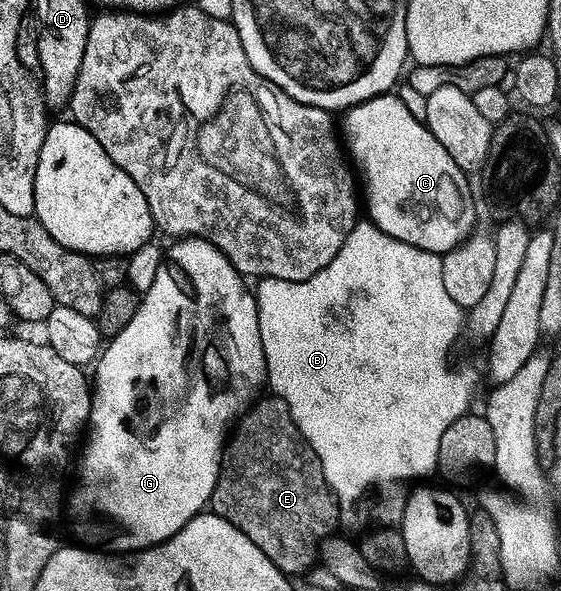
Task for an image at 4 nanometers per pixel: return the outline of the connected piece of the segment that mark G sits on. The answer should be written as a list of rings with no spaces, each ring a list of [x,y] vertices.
[[[198,236],[177,238],[170,244],[173,245],[164,253],[159,274],[155,274],[155,282],[151,282],[151,290],[147,290],[141,297],[141,305],[139,310],[135,310],[135,318],[131,318],[131,322],[127,322],[127,326],[123,326],[123,330],[119,330],[119,334],[102,347],[95,361],[97,377],[92,377],[91,380],[91,403],[87,408],[87,435],[84,437],[85,453],[81,456],[81,485],[78,486],[77,497],[73,500],[77,532],[83,539],[90,540],[85,542],[93,546],[101,546],[105,540],[105,519],[109,519],[115,527],[121,528],[122,532],[122,536],[110,538],[109,544],[113,547],[110,549],[140,550],[153,544],[162,544],[183,526],[187,526],[191,518],[206,511],[211,494],[215,490],[215,482],[219,478],[221,453],[225,451],[227,433],[234,421],[258,399],[262,391],[260,388],[264,389],[267,384],[257,298],[250,285],[249,288],[245,285],[248,284],[246,277],[237,272],[235,266],[231,266],[229,259],[214,244],[201,240]]]

